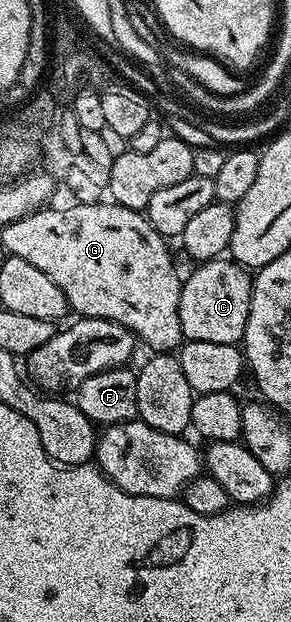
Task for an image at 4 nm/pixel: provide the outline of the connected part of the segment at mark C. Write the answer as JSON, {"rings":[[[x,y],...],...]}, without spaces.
{"rings":[[[226,257],[214,258],[194,267],[191,275],[182,279],[179,287],[179,319],[184,339],[210,340],[213,344],[242,343],[245,324],[249,320],[249,300],[251,299],[252,275],[234,260]]]}

